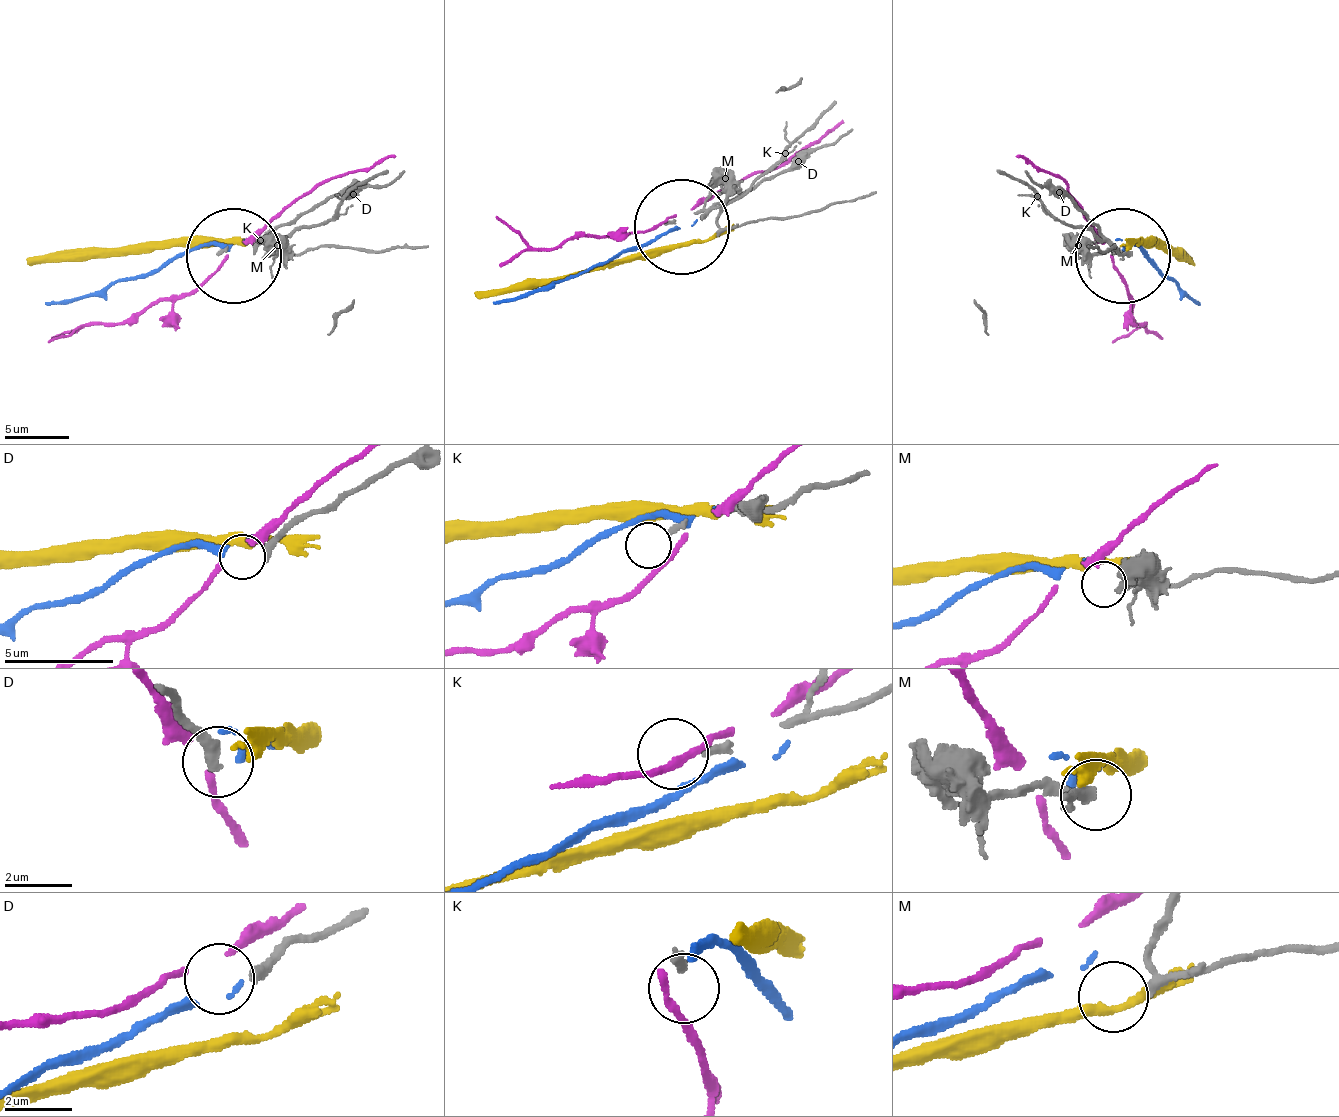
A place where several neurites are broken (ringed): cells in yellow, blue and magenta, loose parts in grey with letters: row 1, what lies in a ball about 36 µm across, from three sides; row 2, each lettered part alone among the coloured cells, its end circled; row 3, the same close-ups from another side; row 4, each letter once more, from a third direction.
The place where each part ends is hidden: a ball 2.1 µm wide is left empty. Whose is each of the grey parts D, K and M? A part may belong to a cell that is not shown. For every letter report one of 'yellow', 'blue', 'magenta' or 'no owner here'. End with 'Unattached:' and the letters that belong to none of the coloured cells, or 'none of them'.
D: blue
K: no owner here
M: no owner here
Unattached: K, M

